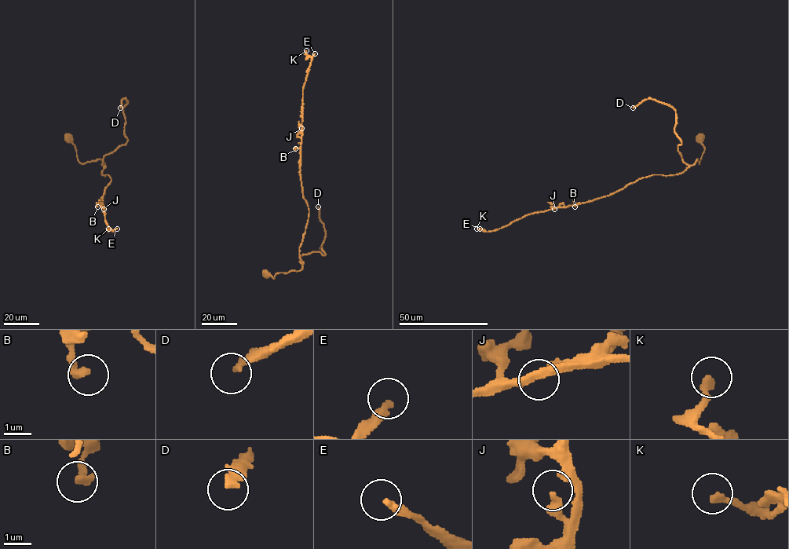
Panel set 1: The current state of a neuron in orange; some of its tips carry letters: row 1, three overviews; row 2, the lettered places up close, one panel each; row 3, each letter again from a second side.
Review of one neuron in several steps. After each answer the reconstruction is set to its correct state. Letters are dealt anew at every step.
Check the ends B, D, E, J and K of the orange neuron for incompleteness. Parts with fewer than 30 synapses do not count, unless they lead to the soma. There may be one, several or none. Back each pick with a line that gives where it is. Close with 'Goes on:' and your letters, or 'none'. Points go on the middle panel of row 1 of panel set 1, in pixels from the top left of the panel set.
D: Place: (318, 206)
E: Place: (315, 53)
Goes on: D, E

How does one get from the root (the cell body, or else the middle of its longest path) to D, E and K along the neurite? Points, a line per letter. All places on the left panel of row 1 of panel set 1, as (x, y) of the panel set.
D: (69, 138), (80, 162), (100, 159), (104, 166), (104, 157), (127, 140), (126, 99), (120, 107)
E: (69, 138), (80, 162), (104, 162), (101, 174), (111, 178), (102, 196), (104, 219), (112, 232), (117, 228)
K: (69, 138), (80, 162), (100, 159), (104, 163), (101, 174), (111, 181), (102, 205), (114, 232), (108, 228)

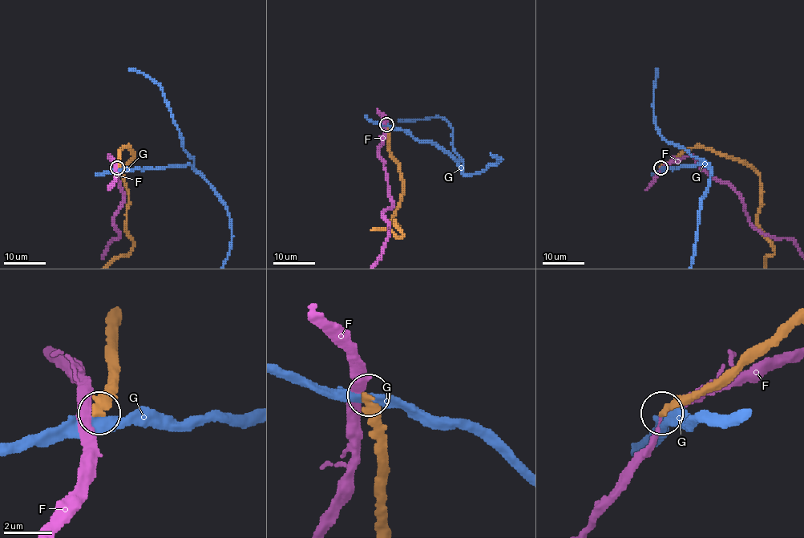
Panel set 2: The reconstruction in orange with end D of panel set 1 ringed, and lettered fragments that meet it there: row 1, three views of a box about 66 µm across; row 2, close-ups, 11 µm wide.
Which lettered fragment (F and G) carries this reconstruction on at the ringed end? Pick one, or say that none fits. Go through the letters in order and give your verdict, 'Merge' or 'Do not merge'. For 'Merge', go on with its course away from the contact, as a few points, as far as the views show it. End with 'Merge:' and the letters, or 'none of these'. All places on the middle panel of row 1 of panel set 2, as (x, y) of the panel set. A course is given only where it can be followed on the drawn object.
F: Do not merge
G: Do not merge
Merge: none of these

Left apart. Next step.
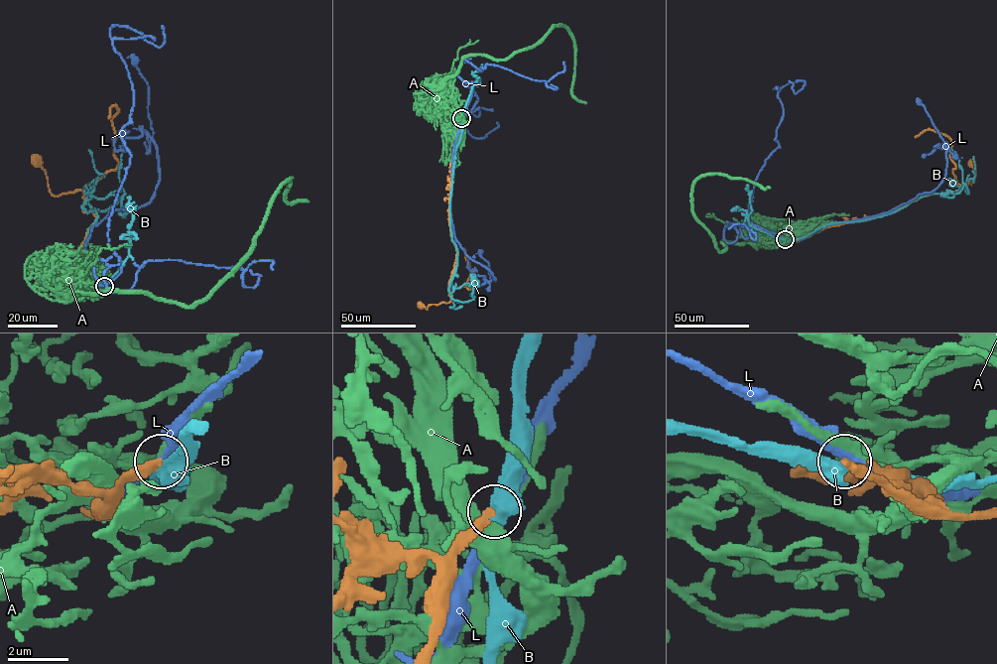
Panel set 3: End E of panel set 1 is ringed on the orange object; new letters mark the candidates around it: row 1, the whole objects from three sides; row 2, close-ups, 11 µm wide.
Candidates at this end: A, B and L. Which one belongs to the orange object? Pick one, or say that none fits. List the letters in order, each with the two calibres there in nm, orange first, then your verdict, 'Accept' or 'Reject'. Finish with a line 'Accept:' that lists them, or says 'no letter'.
A: Thickness 280 nm (orange) against 240 nm. Reject
B: Thickness 320 nm (orange) against 460 nm. Reject
L: Thickness 360 nm (orange) against 280 nm. Reject
Accept: no letter

